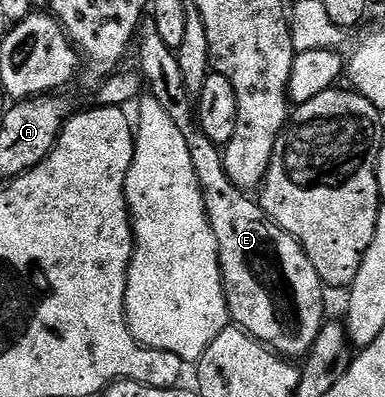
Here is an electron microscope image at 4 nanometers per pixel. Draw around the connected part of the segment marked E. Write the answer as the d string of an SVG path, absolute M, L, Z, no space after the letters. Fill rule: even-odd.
M150 16L141 21L138 50L139 46L138 69L144 75L150 96L158 100L166 112L170 112L170 120L174 120L174 124L178 124L178 132L186 136L190 160L194 160L194 172L202 188L202 200L206 204L210 228L214 228L214 240L218 240L229 319L277 354L289 360L303 359L311 350L314 340L318 340L318 332L326 321L326 287L320 281L314 264L310 264L310 256L306 256L294 236L270 220L259 201L252 199L251 202L248 199L251 197L230 180L224 170L221 147L200 131L194 96L186 88L186 80L182 80L182 68L178 68L176 51L162 41L158 24L154 24Z

